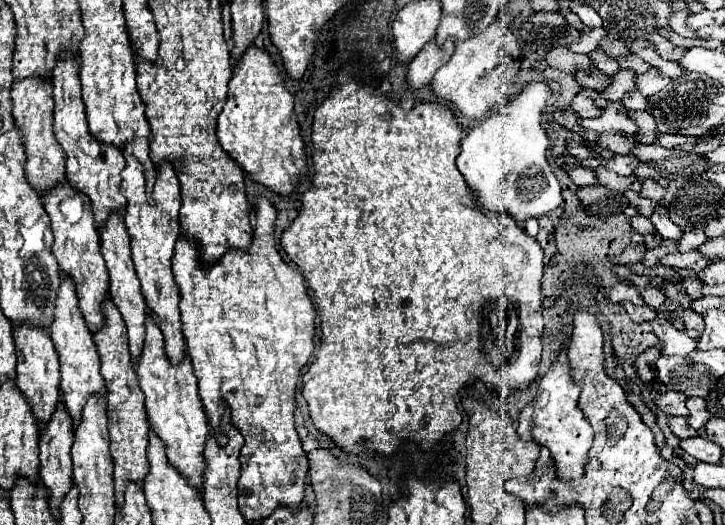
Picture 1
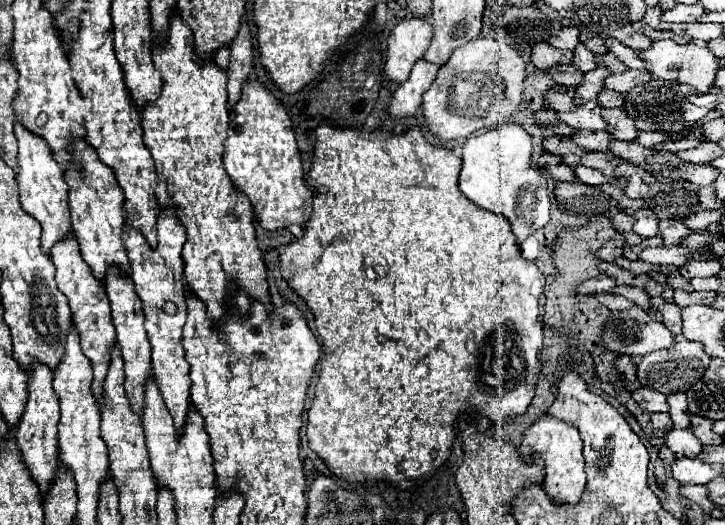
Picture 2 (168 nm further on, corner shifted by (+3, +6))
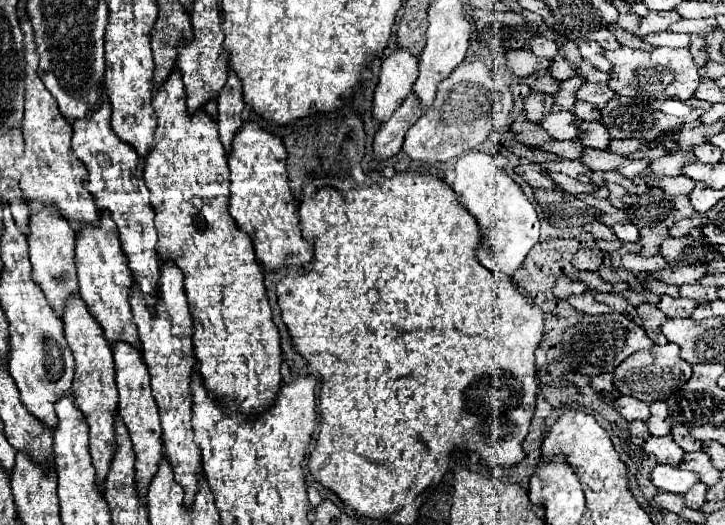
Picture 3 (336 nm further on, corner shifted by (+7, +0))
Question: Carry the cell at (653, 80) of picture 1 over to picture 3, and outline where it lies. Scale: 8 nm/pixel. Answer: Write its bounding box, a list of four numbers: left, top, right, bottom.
[578,83,618,107]

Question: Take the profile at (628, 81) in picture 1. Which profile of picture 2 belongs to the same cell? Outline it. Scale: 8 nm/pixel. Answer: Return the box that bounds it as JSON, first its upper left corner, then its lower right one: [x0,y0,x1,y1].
[576,65,610,101]

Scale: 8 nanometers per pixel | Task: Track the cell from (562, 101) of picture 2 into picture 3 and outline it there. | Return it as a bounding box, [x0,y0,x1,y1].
[524,93,554,121]

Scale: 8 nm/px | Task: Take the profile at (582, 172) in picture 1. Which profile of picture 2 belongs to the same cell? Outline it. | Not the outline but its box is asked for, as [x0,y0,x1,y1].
[546,163,576,181]

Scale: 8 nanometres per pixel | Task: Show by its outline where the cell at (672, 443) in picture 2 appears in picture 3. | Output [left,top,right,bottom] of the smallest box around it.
[644,437,684,465]

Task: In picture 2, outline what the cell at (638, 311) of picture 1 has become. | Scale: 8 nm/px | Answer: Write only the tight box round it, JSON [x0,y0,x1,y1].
[596,293,634,311]

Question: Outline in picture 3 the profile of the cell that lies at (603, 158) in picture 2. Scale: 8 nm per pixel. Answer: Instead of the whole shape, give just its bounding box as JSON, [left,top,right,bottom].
[544,159,592,183]

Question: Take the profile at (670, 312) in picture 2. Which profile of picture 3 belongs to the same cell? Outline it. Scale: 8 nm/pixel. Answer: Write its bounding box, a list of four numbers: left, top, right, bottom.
[638,303,668,343]

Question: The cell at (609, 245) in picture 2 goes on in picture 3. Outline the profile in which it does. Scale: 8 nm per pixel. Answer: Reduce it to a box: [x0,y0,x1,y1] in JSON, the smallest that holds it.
[572,249,604,271]

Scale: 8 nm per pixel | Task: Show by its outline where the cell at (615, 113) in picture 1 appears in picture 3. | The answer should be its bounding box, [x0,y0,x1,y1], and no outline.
[538,111,580,139]

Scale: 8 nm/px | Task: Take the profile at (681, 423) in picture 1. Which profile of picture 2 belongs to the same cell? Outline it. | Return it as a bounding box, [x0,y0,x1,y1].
[650,413,674,437]

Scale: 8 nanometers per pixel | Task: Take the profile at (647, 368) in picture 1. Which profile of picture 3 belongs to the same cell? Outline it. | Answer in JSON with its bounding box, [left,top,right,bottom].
[592,373,614,393]

